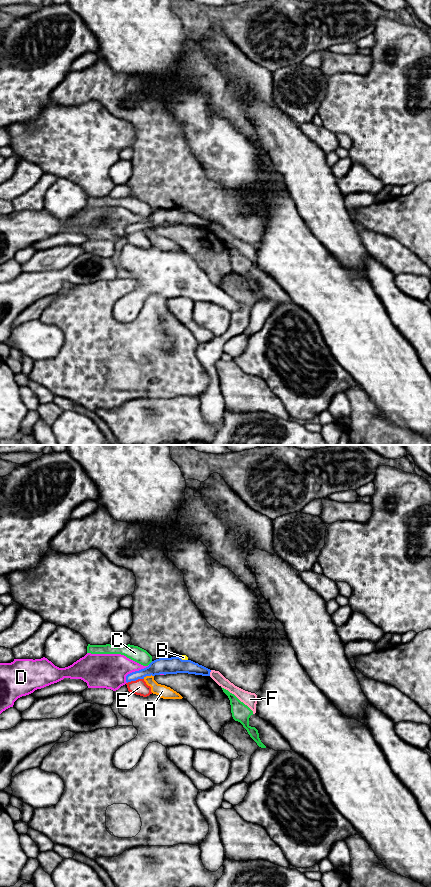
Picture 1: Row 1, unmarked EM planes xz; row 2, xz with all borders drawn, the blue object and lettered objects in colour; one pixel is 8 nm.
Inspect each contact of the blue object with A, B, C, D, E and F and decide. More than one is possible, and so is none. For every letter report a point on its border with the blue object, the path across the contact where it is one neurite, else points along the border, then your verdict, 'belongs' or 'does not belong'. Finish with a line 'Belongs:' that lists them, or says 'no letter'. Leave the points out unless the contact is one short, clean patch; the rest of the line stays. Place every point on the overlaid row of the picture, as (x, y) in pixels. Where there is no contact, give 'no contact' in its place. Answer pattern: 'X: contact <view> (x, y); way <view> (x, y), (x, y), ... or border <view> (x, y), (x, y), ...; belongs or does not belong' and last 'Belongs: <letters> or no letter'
A: contact xz (148, 675); does not belong
B: contact xz (183, 660); does not belong
C: contact xz (151, 662); does not belong
D: contact xz (135, 671); does not belong
E: contact xz (135, 680); does not belong
F: contact xz (209, 673); border xz (211, 670), (209, 675); does not belong
Belongs: no letter

